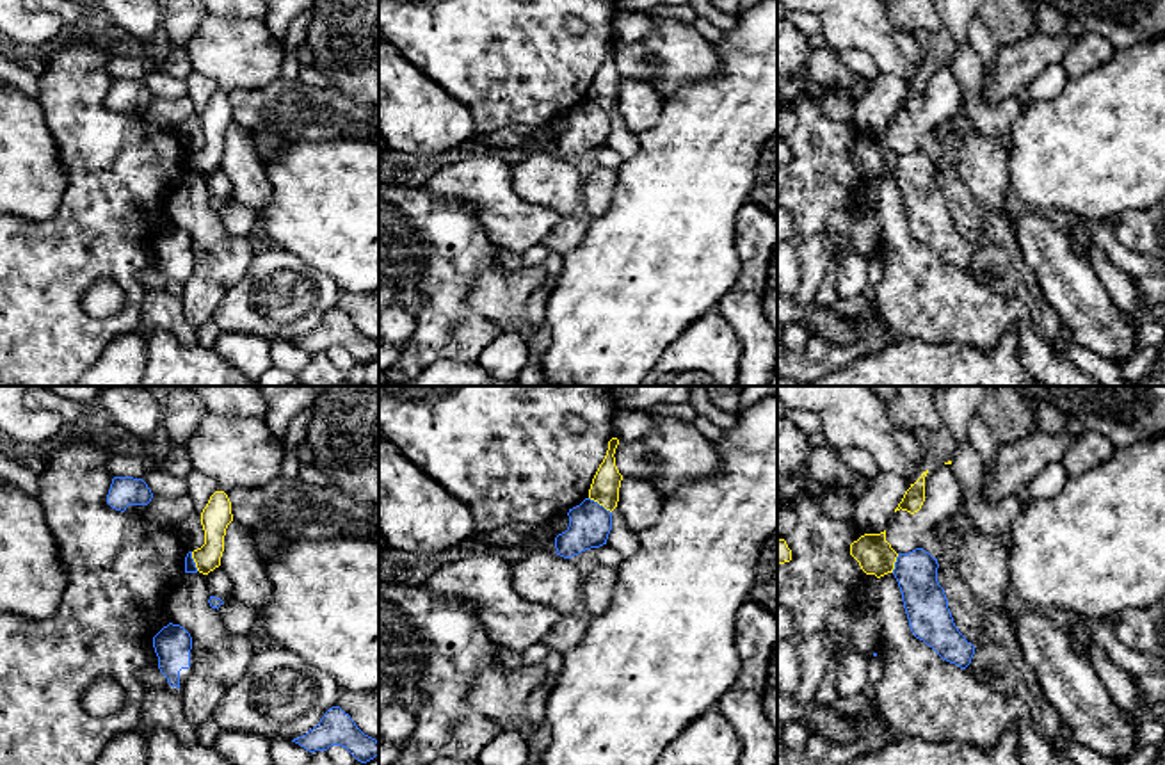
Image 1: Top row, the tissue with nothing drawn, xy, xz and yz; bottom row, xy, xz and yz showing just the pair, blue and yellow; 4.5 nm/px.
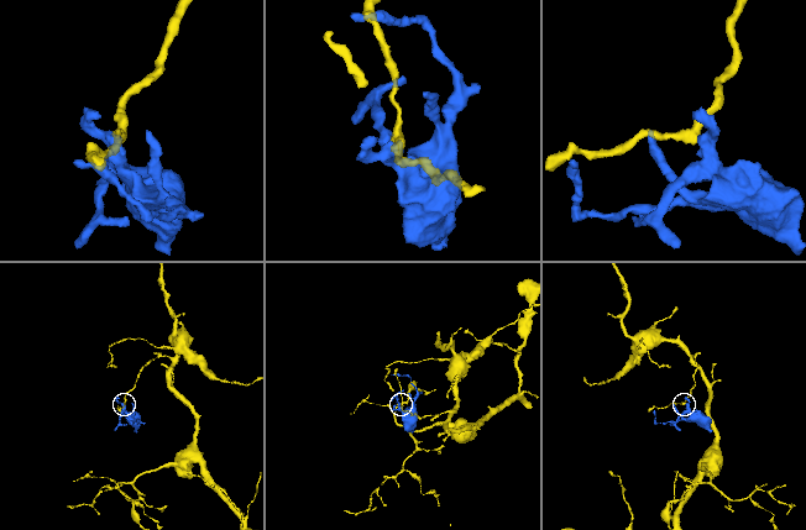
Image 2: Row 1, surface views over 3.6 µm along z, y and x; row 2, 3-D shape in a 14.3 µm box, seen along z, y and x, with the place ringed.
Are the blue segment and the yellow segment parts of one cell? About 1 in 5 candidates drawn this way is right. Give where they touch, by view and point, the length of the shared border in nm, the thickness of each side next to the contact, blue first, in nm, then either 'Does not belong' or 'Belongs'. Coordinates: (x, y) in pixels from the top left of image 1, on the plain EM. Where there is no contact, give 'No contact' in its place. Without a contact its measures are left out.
Touches blue at xz (598, 105). Shared border 130 nm. Thickness 190 nm (blue) against 130 nm. Does not belong

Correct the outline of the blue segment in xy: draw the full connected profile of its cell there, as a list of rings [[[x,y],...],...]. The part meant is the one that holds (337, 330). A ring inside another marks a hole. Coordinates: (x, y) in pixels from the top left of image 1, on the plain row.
[[[340,308],[329,310],[313,331],[292,343],[309,354],[341,347],[361,365],[379,358],[379,343],[365,336]]]

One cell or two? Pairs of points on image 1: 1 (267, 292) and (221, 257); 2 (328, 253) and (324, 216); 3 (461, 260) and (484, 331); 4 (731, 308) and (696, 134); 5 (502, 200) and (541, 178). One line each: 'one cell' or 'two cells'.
1: two cells
2: one cell
3: one cell
4: two cells
5: two cells

